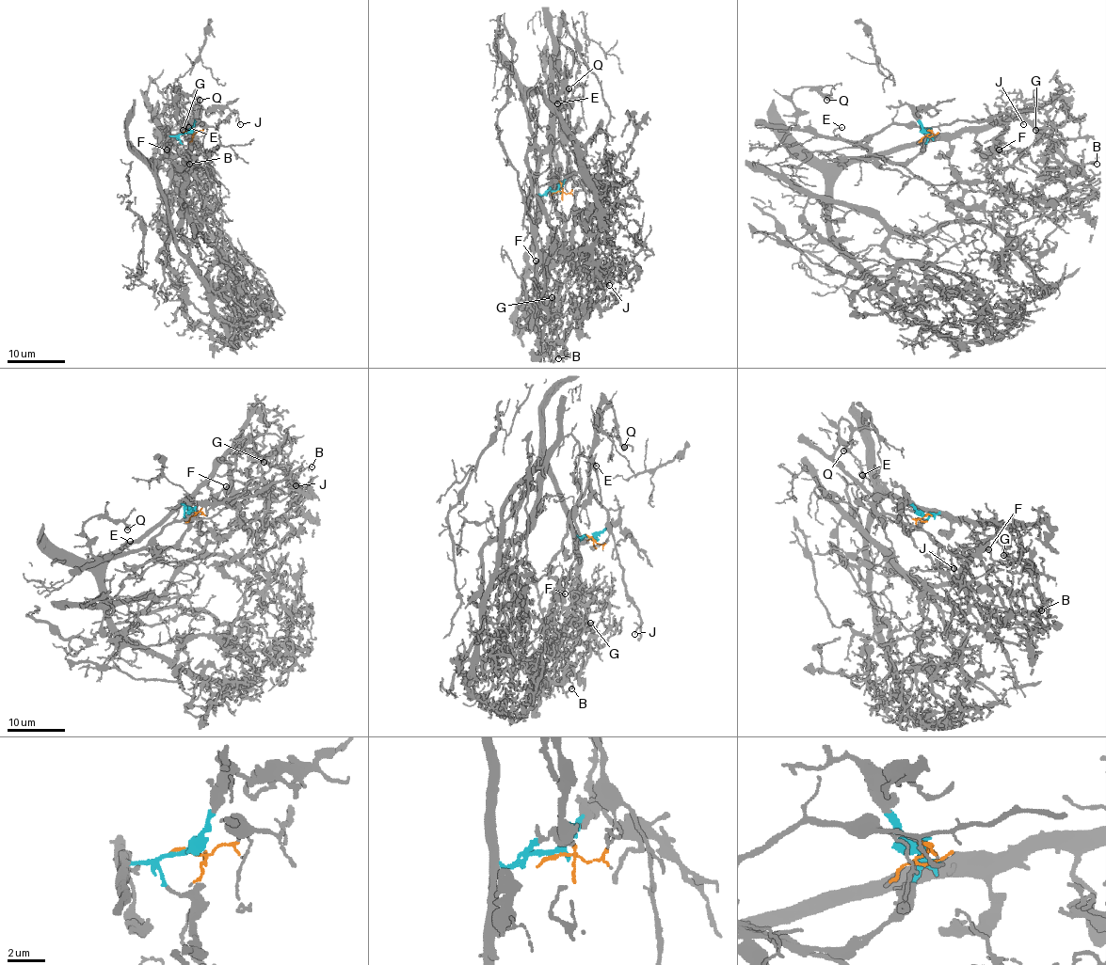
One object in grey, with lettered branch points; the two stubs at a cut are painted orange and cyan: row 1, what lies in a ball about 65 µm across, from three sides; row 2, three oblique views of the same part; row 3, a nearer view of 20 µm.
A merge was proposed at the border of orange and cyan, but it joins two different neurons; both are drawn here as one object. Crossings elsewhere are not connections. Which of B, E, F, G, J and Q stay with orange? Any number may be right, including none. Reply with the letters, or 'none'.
E, J, Q

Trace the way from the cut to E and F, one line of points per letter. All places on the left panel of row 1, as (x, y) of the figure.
E: (187, 134), (206, 127), (199, 124), (191, 140), (184, 134), (188, 127)
F: (187, 134), (171, 137), (165, 132), (164, 153), (167, 150)

